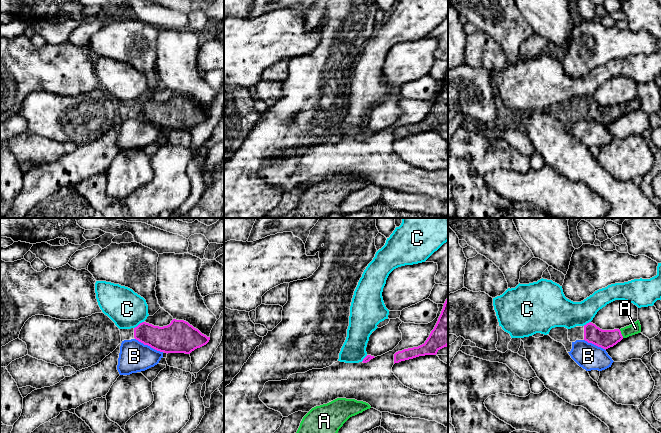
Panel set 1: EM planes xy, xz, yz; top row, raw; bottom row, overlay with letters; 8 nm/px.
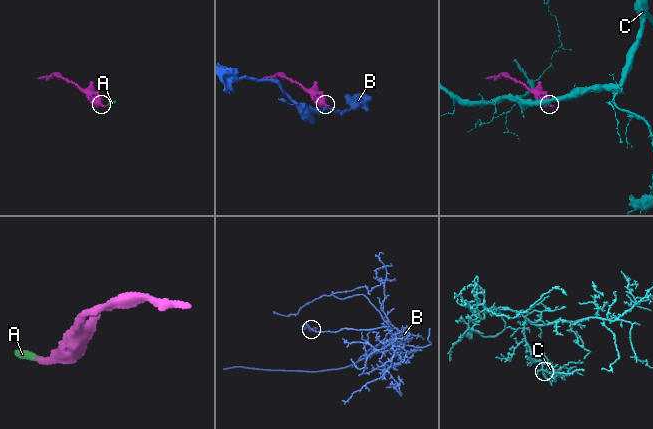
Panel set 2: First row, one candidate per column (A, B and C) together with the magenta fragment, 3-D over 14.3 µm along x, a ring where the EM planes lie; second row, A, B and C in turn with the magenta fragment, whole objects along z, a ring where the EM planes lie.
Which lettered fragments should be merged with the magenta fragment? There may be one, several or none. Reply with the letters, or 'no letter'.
A

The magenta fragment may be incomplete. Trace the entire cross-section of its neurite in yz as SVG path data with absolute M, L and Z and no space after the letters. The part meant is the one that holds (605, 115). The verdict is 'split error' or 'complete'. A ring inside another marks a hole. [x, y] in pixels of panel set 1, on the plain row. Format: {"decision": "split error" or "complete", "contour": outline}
{"decision": "split error", "contour": "M639 96L620 106L602 106L595 100L589 98L584 101L584 116L606 126L616 121L623 114L627 114L640 108L641 101Z"}

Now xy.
{"decision": "complete", "contour": "M176 95L163 103L142 98L134 104L134 114L144 121L167 130L190 130L210 116L210 113L202 110L188 98Z"}

